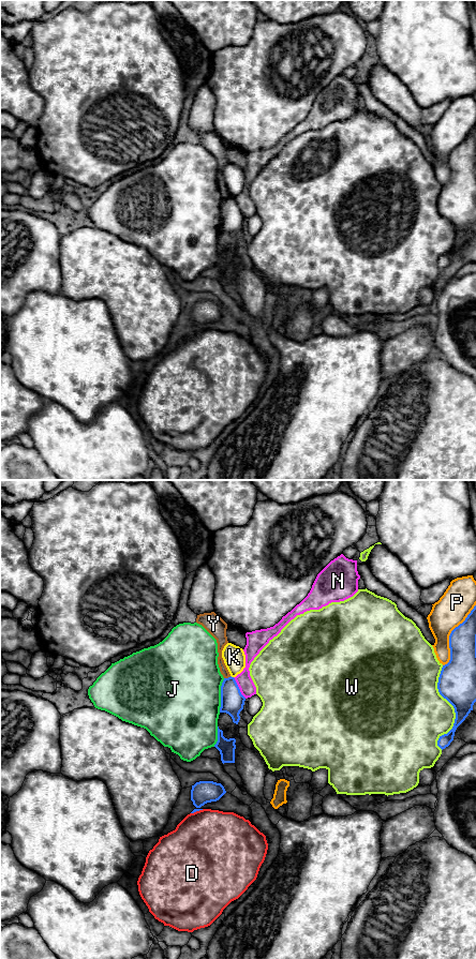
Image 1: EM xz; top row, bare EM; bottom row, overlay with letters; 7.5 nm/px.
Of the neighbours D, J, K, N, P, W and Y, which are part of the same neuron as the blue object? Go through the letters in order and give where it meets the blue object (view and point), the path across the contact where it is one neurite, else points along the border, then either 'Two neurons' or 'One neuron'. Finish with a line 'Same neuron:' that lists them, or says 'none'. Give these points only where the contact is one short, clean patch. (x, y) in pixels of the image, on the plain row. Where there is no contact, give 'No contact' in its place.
D: Touches blue at xz (196, 330). Two neurons
J: Touches blue at xz (221, 215). Two neurons
K: Touches blue at xz (231, 196). Two neurons
N: Touches blue at xz (238, 208). Two neurons
P: Touches blue at xz (449, 155). Two neurons
W: Touches blue at xz (454, 227). Two neurons
Y: Touches blue at xz (228, 197). Boundary: xz (231, 196), (224, 198). Two neurons
Same neuron: none

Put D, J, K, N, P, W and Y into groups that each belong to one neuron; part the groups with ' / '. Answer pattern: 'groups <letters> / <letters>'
groups D / J / K / N / P / W / Y

